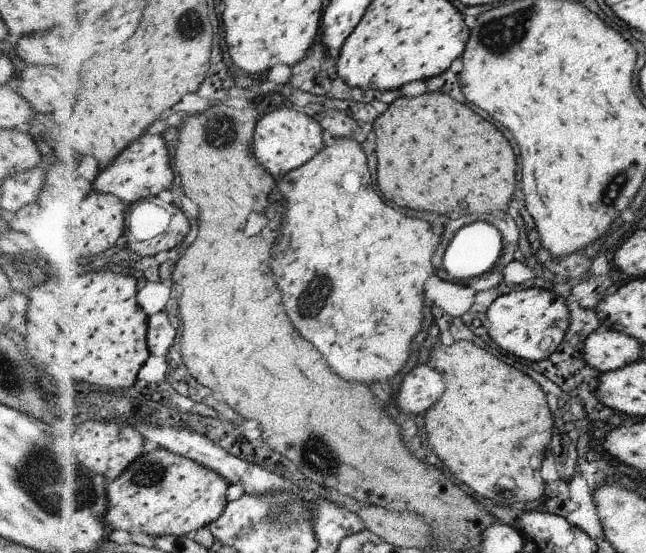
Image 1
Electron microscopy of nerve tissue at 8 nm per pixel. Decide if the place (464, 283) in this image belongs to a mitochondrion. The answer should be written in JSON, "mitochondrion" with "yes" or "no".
{"mitochondrion":"no"}

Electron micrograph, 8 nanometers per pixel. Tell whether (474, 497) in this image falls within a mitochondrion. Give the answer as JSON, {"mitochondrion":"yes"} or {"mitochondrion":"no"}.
{"mitochondrion":"no"}

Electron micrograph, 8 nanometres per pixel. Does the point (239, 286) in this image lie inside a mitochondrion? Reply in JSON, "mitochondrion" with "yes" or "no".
{"mitochondrion":"no"}

